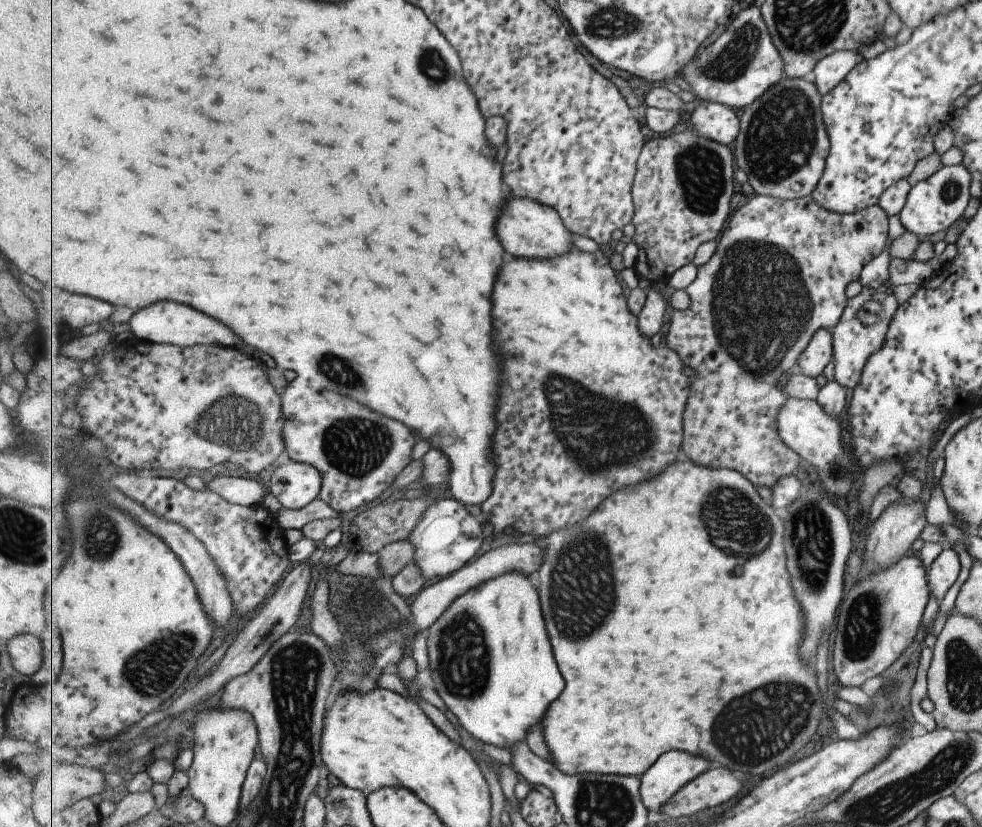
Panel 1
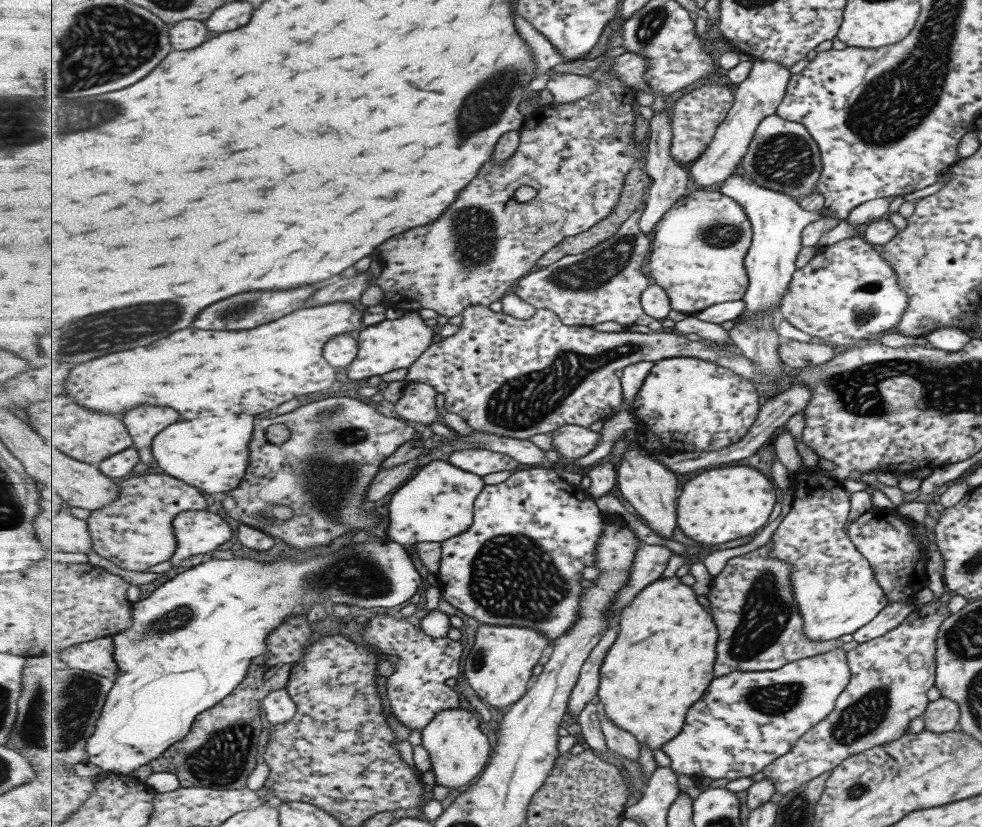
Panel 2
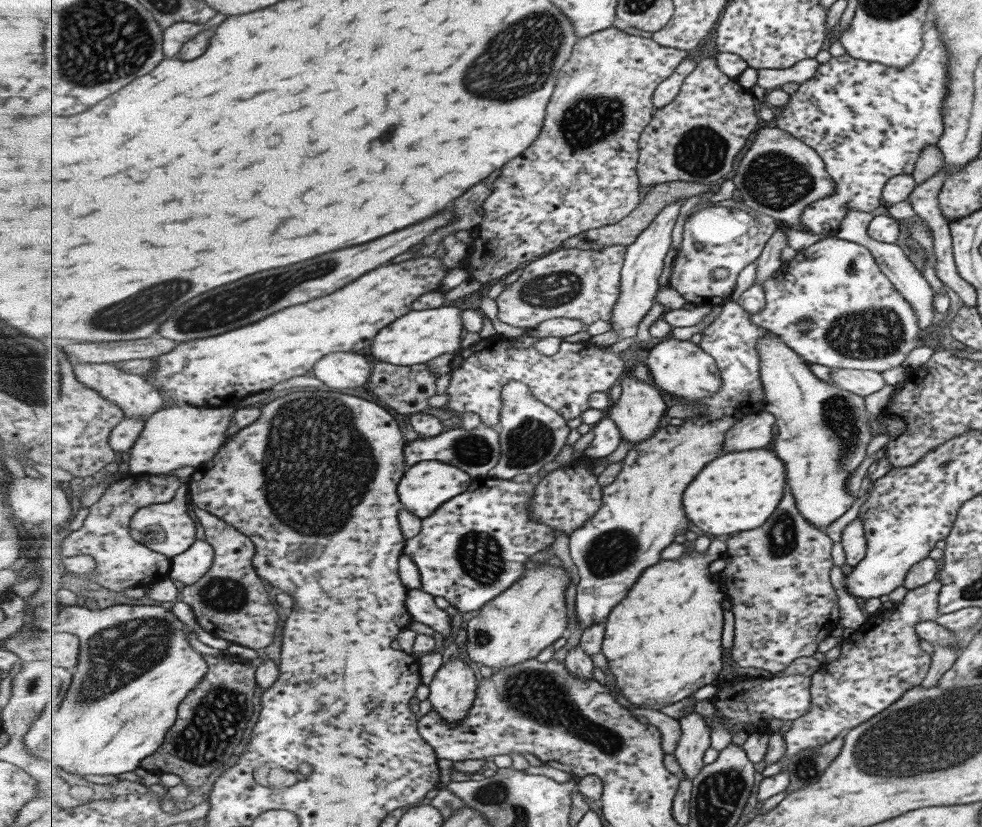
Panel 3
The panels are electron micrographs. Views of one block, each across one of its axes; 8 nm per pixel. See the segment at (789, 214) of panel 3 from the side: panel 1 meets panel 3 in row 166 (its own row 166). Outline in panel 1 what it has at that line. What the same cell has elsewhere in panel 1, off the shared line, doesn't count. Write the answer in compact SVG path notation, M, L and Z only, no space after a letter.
M785 75L783 80L773 86L764 97L757 98L752 106L740 113L741 130L735 143L734 156L737 158L739 169L746 173L754 195L773 196L784 200L809 196L823 176L829 152L828 136L824 130L816 84L810 77L790 78Z

